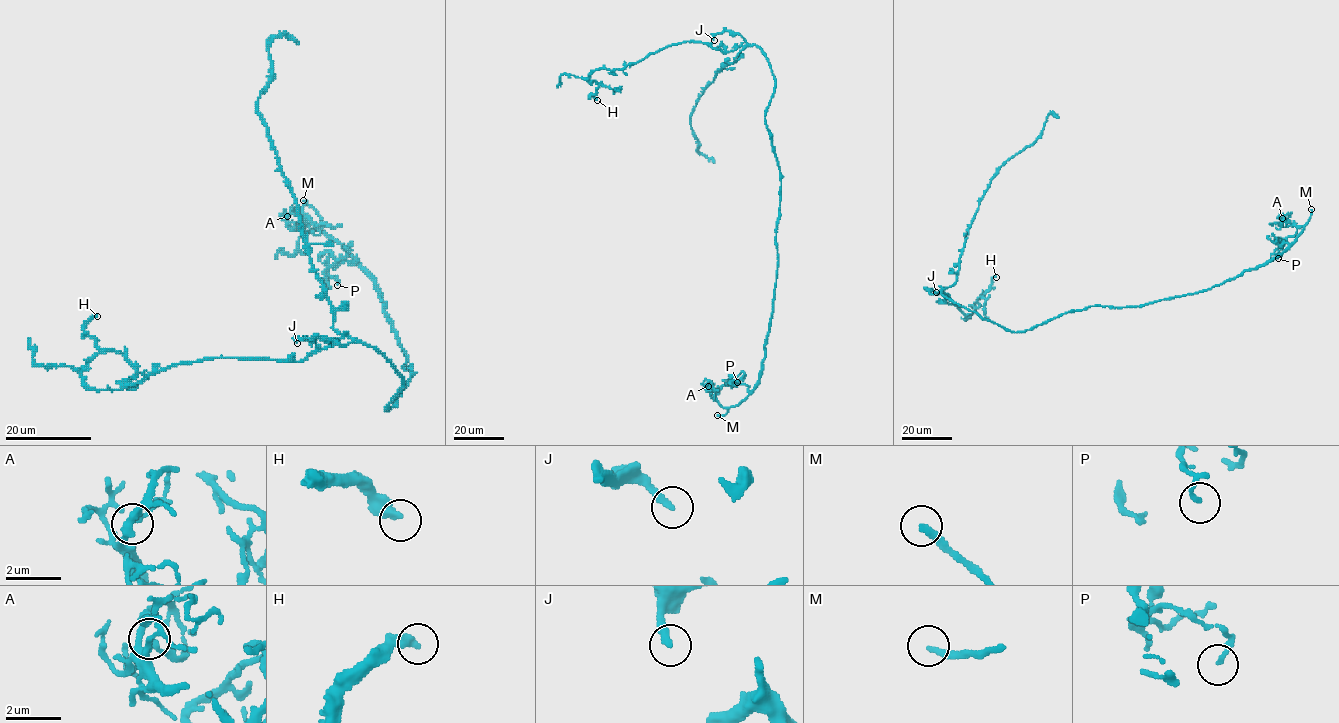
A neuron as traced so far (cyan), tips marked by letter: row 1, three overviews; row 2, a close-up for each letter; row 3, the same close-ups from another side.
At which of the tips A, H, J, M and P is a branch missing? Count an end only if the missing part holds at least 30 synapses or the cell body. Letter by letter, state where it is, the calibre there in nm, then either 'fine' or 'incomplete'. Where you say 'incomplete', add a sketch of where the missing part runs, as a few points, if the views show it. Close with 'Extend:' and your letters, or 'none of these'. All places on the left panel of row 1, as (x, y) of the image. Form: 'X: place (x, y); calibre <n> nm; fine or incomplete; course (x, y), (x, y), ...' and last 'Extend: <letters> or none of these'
A: place (287, 216); calibre 170 nm; fine
H: place (97, 316); calibre 320 nm; fine
J: place (297, 343); calibre 280 nm; fine
M: place (303, 200); calibre 240 nm; incomplete; course (303, 200), (295, 181), (300, 160), (281, 108), (284, 73), (289, 73)
P: place (337, 285); calibre 120 nm; fine
Extend: M

